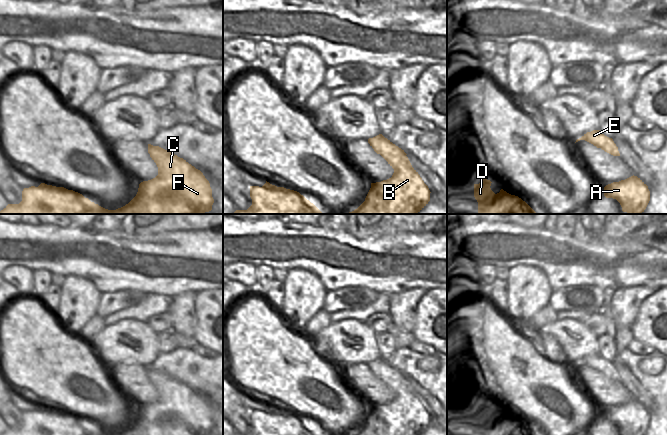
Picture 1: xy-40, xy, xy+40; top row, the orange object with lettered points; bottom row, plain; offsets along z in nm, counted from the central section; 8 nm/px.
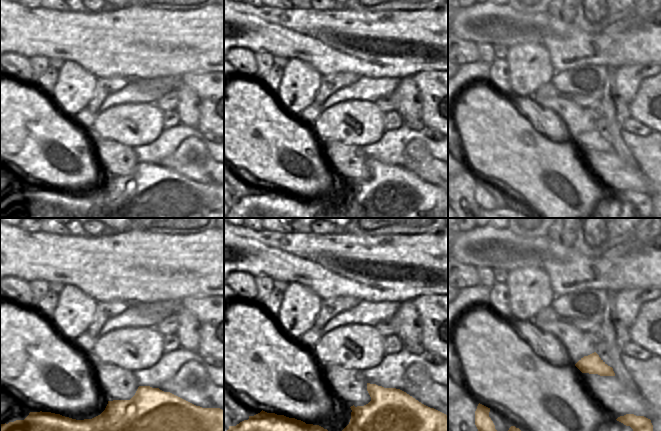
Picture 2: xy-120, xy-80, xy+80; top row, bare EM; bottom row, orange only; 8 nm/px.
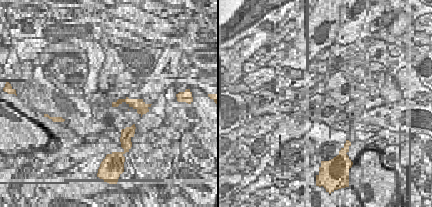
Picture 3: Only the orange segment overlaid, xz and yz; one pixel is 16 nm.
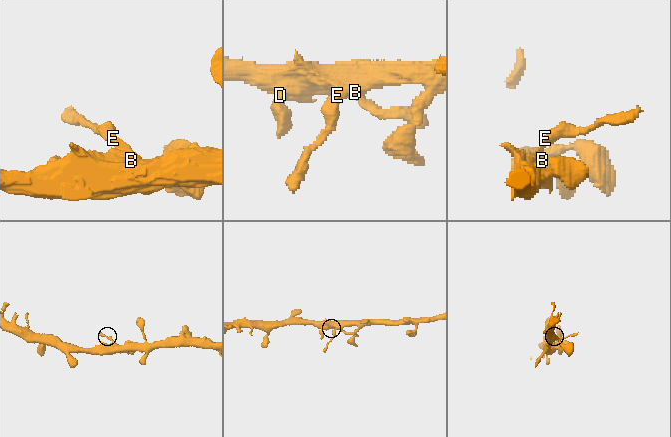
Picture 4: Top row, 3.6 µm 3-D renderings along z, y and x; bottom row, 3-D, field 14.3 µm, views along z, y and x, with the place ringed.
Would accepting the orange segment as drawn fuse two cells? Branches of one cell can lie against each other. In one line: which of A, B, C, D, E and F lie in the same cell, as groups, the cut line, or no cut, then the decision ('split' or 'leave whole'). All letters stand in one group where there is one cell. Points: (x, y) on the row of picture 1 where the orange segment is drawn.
A B C D F / E; cut in xy-40 along (150, 153), (162, 153), (179, 157); split

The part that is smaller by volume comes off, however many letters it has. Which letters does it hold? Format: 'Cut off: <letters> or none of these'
Cut off: E

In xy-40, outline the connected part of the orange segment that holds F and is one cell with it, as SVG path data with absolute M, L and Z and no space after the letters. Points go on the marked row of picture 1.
M150 154L150 157L158 167L158 175L151 180L141 182L136 196L128 204L116 210L105 209L73 190L41 183L38 187L24 188L22 201L19 204L8 204L0 214L204 214L212 210L214 203L212 189L200 170L180 157L173 158L163 154Z

